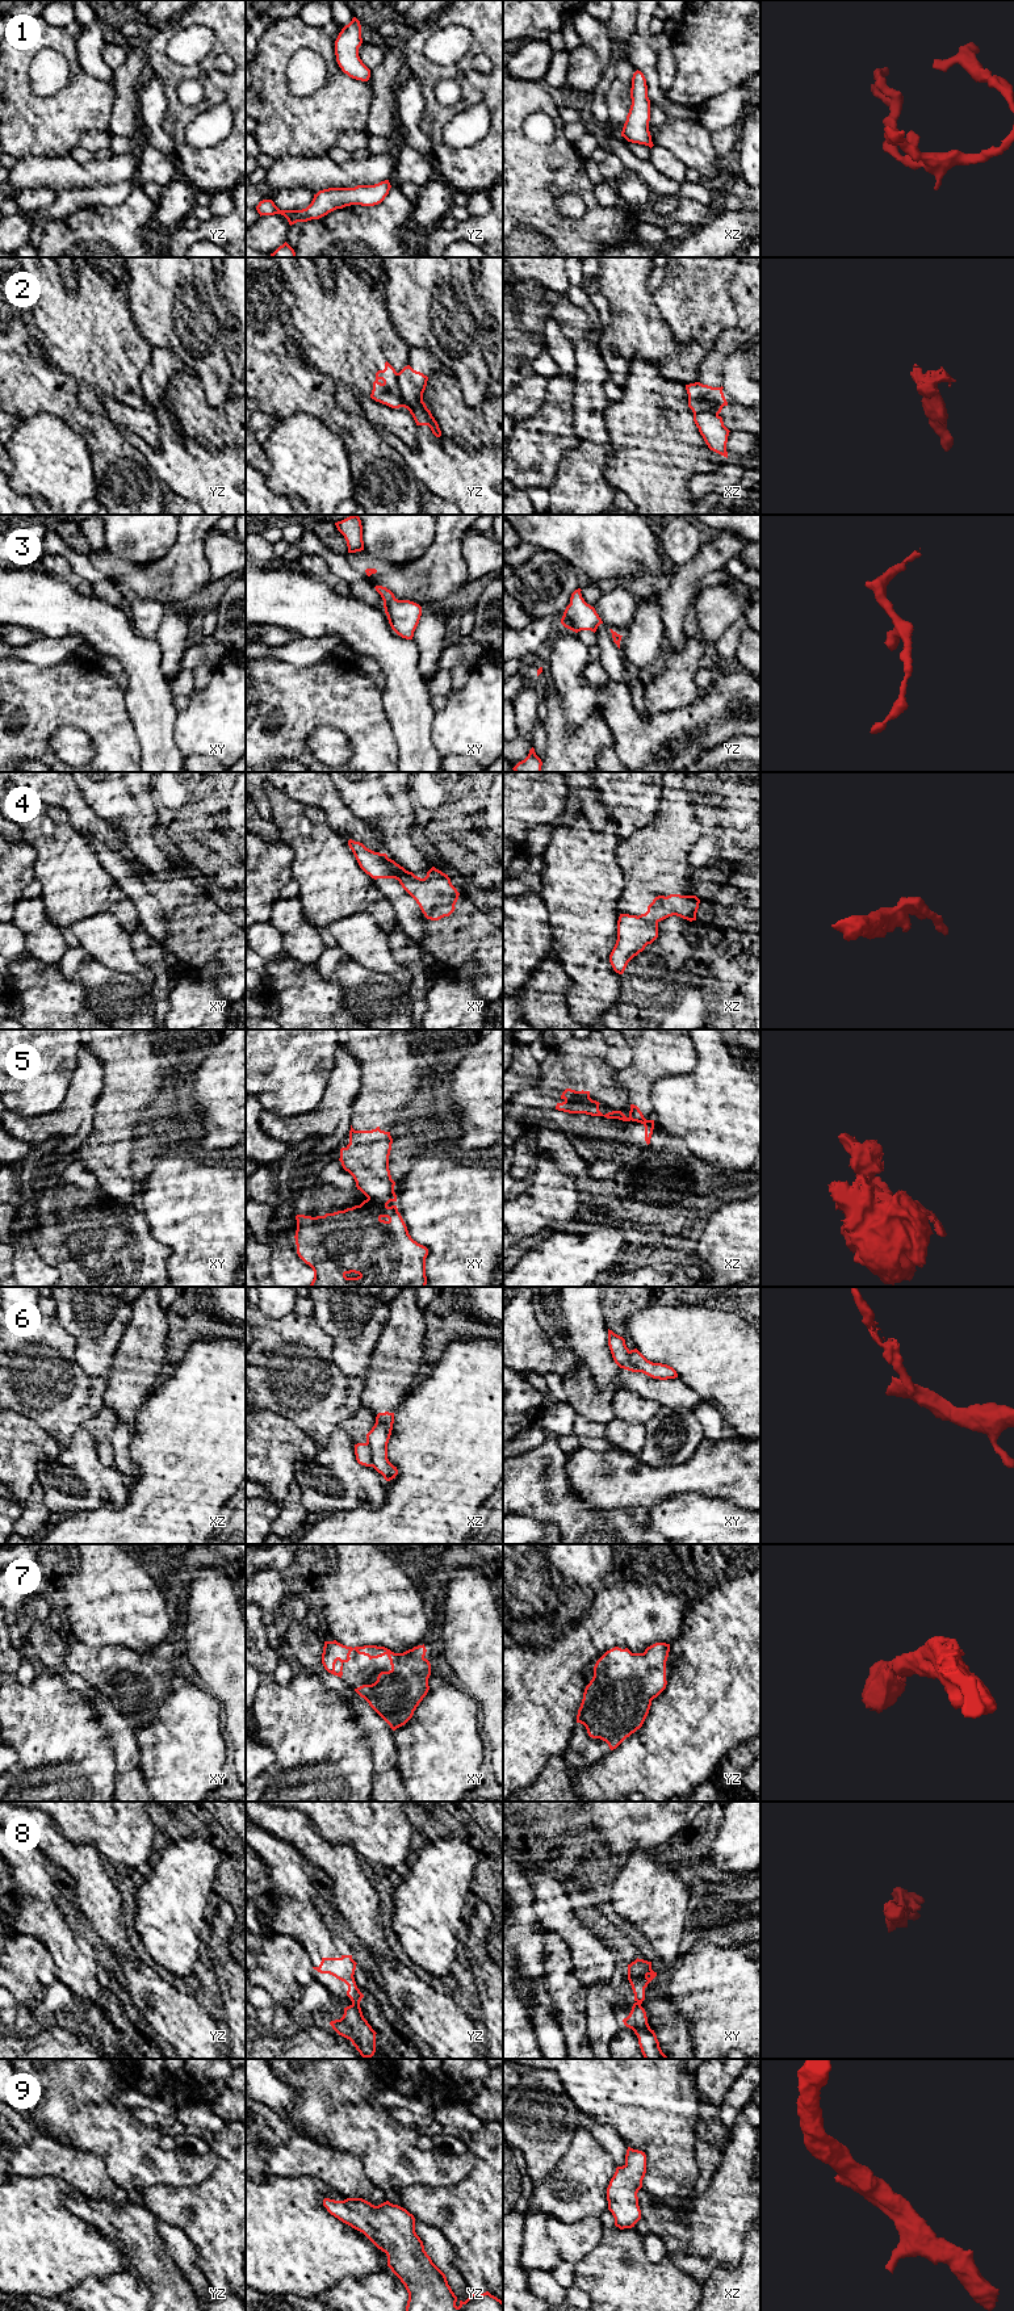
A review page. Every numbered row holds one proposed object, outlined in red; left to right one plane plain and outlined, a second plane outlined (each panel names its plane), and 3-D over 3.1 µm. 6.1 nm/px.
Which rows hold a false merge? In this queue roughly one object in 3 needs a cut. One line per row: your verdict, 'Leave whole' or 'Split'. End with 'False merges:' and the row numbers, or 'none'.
1: Leave whole
2: Split
3: Leave whole
4: Split
5: Split
6: Split
7: Leave whole
8: Split
9: Leave whole
False merges: 2, 4, 5, 6, 8

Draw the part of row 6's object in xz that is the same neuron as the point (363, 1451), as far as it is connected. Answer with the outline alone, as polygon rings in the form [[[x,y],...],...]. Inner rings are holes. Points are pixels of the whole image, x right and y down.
[[[368,1443],[355,1444],[355,1455],[359,1464],[372,1467],[372,1450]]]

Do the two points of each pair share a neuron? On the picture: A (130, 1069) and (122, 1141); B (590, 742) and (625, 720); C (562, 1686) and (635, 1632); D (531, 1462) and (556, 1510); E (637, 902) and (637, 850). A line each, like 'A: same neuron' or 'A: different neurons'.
A: same neuron
B: different neurons
C: same neuron
D: same neuron
E: same neuron

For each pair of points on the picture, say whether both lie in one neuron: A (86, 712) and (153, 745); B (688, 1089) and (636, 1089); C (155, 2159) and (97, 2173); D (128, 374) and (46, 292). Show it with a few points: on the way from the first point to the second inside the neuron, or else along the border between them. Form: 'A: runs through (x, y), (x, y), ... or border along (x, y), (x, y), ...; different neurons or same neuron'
A: border along (126, 709), (142, 758); different neurons
B: border along (678, 1074), (661, 1077), (653, 1085), (649, 1095); different neurons
C: border along (83, 2151), (97, 2154), (107, 2172), (122, 2186); different neurons
D: runs through (109, 353), (103, 344), (99, 344), (67, 313); same neuron

